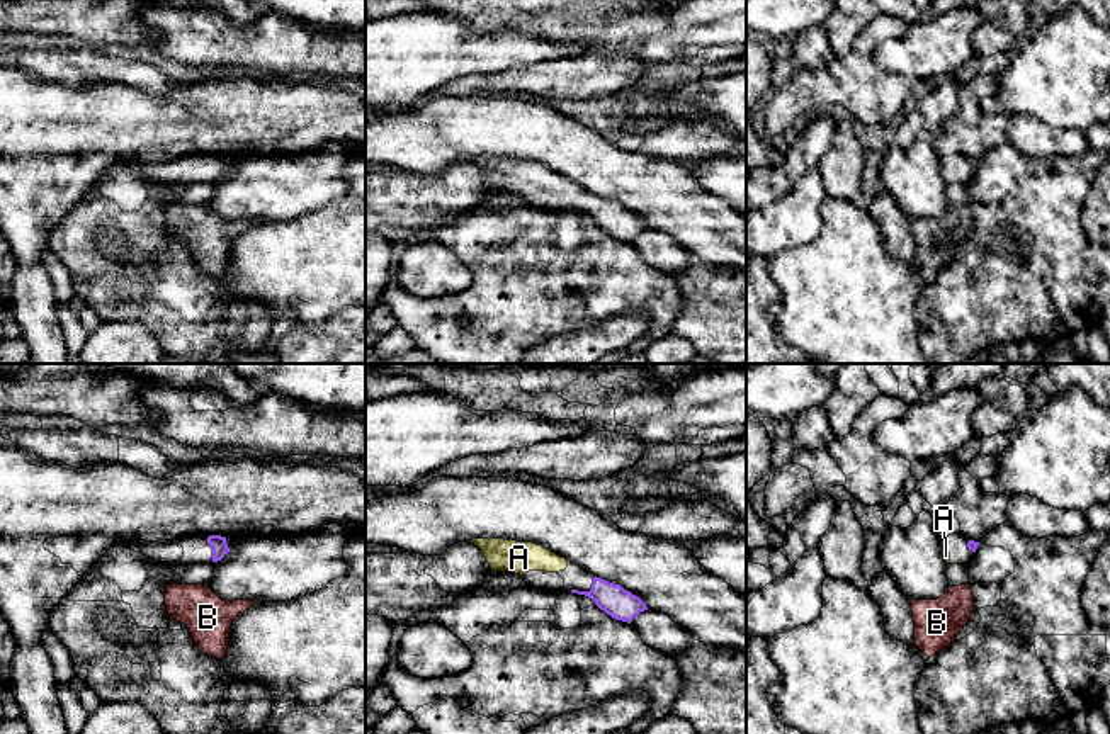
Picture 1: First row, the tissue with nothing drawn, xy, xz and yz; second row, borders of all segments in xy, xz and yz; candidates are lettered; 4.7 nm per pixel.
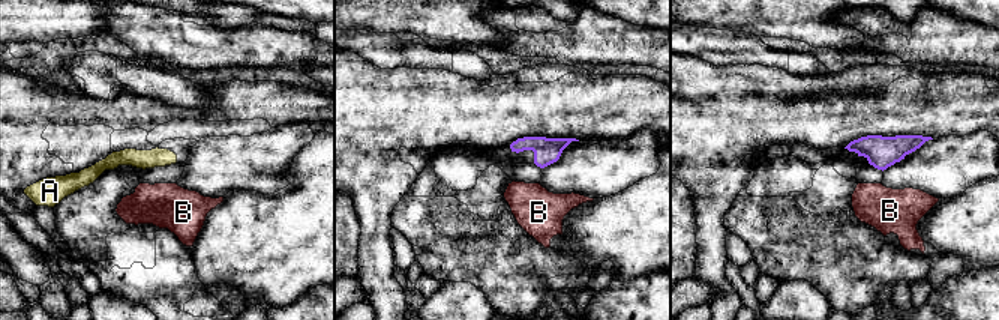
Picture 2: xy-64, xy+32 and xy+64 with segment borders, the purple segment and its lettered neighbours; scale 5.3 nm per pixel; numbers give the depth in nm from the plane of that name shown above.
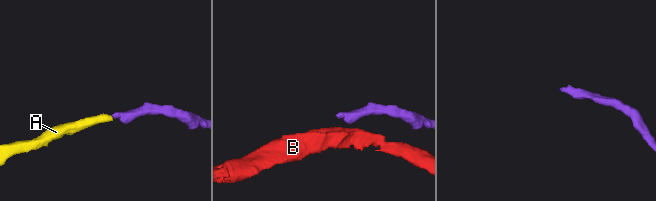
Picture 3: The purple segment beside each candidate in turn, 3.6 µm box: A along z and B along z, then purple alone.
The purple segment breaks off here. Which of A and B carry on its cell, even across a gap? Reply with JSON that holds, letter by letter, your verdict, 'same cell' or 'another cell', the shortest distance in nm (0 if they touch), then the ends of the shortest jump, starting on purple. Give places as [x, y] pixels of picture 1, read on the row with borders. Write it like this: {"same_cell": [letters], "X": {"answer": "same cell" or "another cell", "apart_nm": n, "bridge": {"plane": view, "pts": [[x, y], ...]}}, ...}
{"same_cell": ["A"], "A": {"answer": "same cell", "apart_nm": 100, "bridge": {"plane": "yz", "pts": [[968, 546], [949, 554]]}}, "B": {"answer": "another cell", "apart_nm": 120, "bridge": {"plane": "xy", "pts": [[213, 561], [203, 585]]}}}

